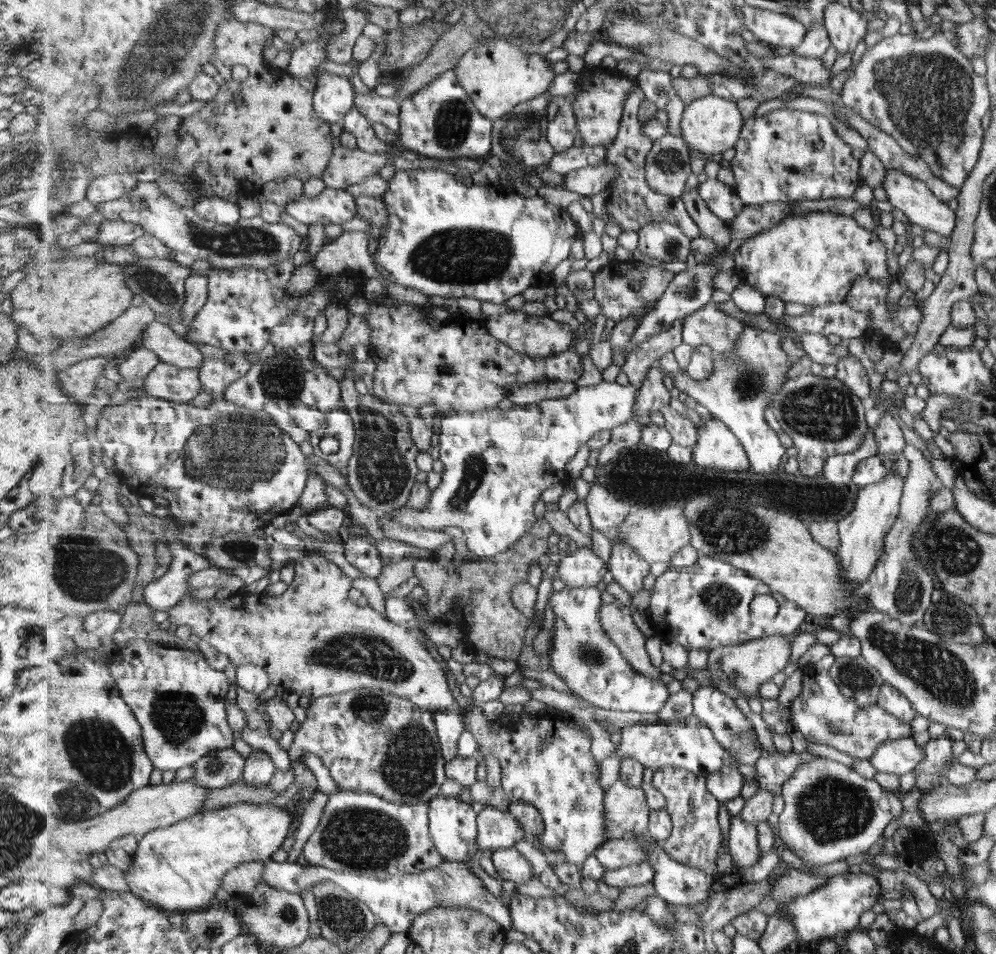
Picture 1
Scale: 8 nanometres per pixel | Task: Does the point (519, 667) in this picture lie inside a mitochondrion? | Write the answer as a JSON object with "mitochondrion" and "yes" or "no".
{"mitochondrion":"no"}

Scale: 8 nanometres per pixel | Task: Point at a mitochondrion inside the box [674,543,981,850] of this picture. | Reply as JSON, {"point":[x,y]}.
{"point":[829,809]}

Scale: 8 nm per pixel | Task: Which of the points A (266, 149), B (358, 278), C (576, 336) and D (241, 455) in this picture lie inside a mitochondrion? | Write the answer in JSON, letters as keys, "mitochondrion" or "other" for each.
{"A":"mitochondrion","B":"other","C":"other","D":"mitochondrion"}

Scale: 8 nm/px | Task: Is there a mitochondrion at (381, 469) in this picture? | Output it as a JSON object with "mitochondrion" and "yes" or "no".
{"mitochondrion":"yes"}

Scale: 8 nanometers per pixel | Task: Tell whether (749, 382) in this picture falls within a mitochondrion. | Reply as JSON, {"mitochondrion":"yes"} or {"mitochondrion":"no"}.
{"mitochondrion":"yes"}

